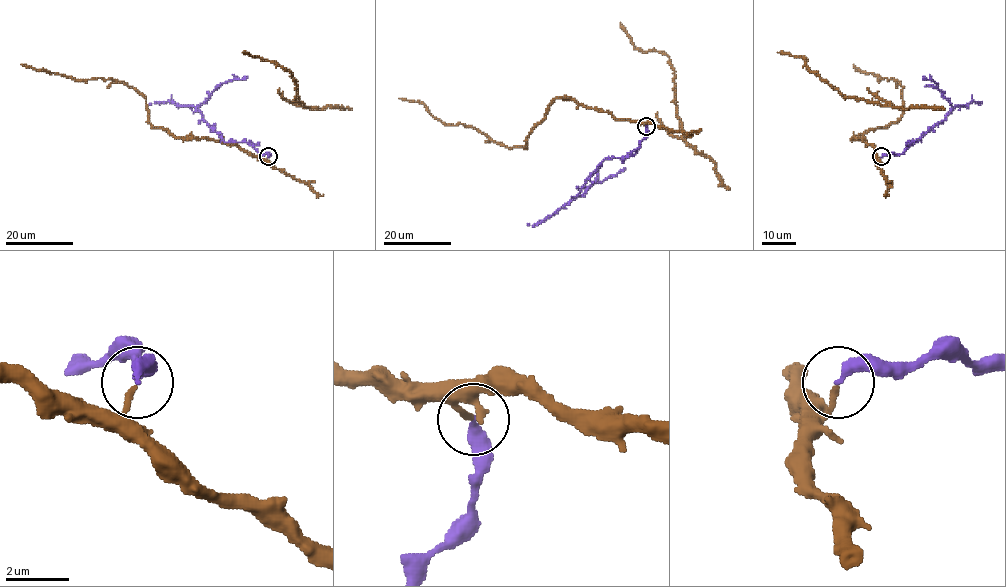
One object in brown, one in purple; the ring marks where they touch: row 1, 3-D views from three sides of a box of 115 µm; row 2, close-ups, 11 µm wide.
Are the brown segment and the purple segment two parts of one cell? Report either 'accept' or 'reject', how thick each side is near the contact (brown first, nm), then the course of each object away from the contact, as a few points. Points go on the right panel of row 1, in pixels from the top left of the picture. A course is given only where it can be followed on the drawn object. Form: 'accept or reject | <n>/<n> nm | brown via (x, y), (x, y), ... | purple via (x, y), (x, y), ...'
reject | 170/360 nm | brown via (881, 157), (862, 139), (852, 139), (900, 117), (902, 87), (896, 81), (878, 81), (853, 65) | purple via (881, 157), (901, 154), (913, 141), (916, 141), (943, 119), (952, 108), (937, 85), (931, 79), (922, 78)

